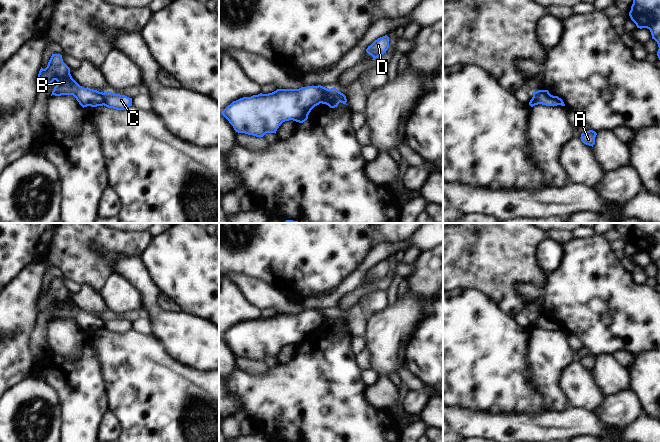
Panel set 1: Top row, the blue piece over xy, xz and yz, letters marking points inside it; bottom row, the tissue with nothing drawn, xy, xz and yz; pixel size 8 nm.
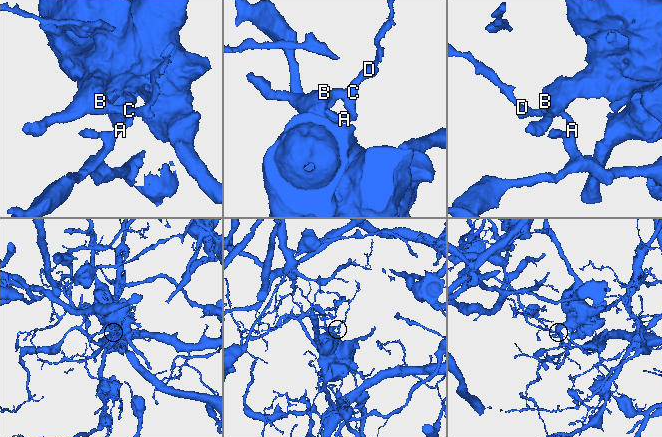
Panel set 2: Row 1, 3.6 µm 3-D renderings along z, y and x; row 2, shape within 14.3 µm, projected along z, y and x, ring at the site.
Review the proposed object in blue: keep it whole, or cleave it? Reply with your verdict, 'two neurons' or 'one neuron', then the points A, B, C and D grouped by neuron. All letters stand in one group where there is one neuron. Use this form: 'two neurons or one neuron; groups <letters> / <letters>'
two neurons; groups A C D / B

